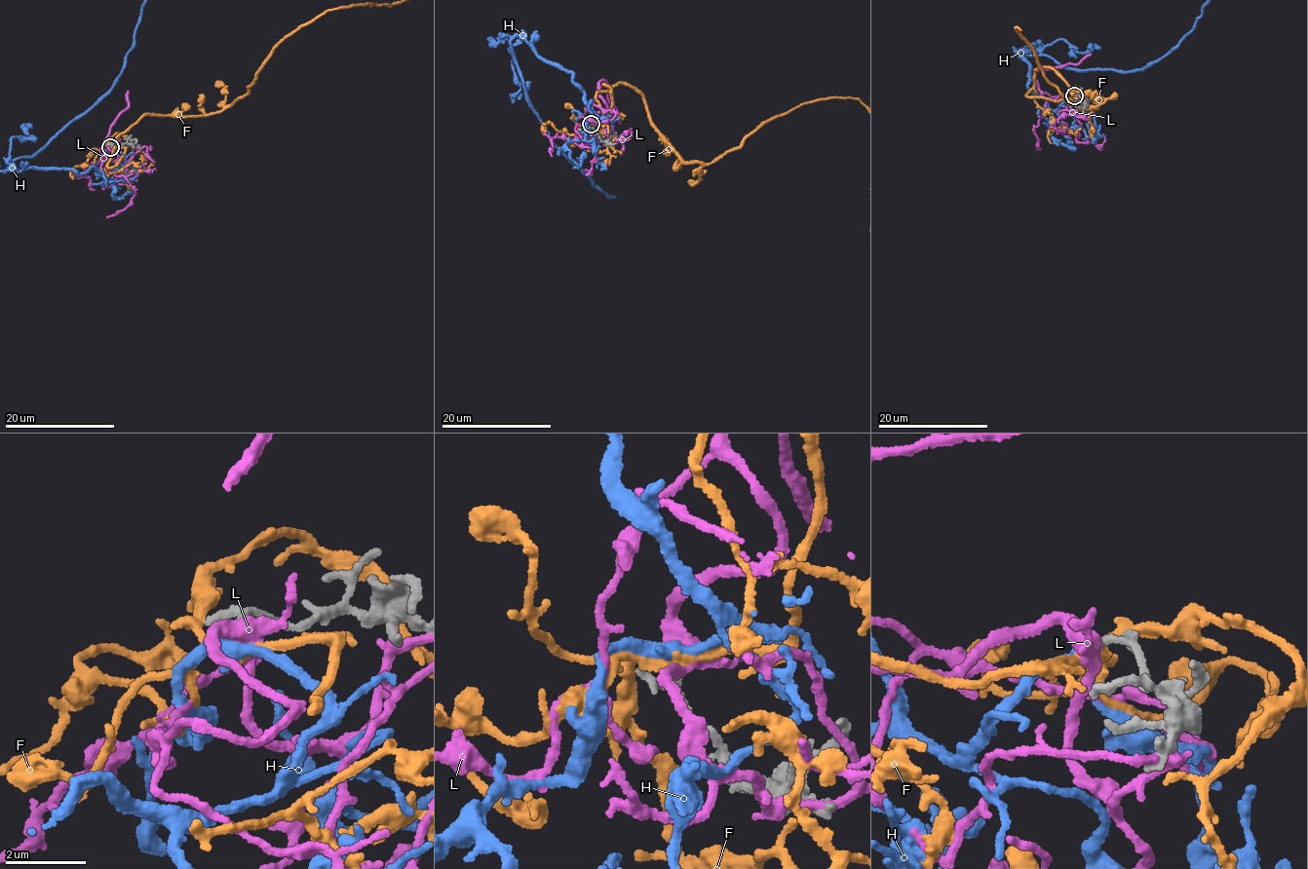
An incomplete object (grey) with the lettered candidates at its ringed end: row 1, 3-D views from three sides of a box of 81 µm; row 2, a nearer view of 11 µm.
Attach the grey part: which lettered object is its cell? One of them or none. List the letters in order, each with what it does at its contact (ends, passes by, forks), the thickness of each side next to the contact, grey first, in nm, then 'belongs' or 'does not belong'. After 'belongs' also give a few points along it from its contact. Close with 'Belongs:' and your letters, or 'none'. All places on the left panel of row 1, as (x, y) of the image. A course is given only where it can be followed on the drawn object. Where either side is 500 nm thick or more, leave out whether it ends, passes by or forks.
F: it forks there; 120 nm thick on the grey side, 200 nm on the other; does not belong
H: it passes by; 120 nm thick on the grey side, 360 nm on the other; belongs
L: it forks there; 130 nm thick on the grey side, 380 nm on the other; does not belong
Belongs: H

